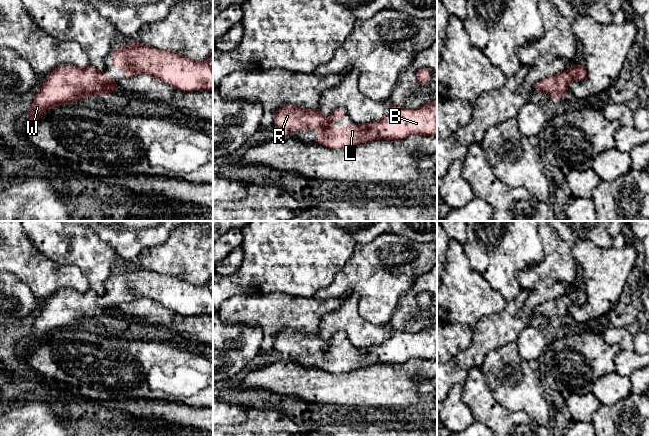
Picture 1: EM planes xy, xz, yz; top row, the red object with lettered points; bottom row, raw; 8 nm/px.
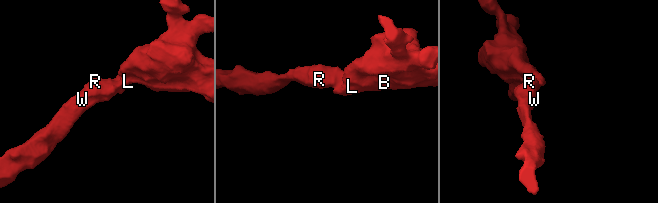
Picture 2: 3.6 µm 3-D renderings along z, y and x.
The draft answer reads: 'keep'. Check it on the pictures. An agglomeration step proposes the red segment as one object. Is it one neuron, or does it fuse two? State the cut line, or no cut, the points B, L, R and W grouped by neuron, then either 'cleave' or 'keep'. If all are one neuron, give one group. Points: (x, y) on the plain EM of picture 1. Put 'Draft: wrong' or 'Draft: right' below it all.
no cut; B L R W; keep
Draft: right

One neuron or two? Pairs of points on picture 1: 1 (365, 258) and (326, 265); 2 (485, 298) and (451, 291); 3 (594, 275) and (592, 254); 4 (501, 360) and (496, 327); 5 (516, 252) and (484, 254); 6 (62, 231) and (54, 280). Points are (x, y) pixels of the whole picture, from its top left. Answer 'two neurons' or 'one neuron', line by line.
1: two neurons
2: one neuron
3: one neuron
4: two neurons
5: one neuron
6: two neurons

